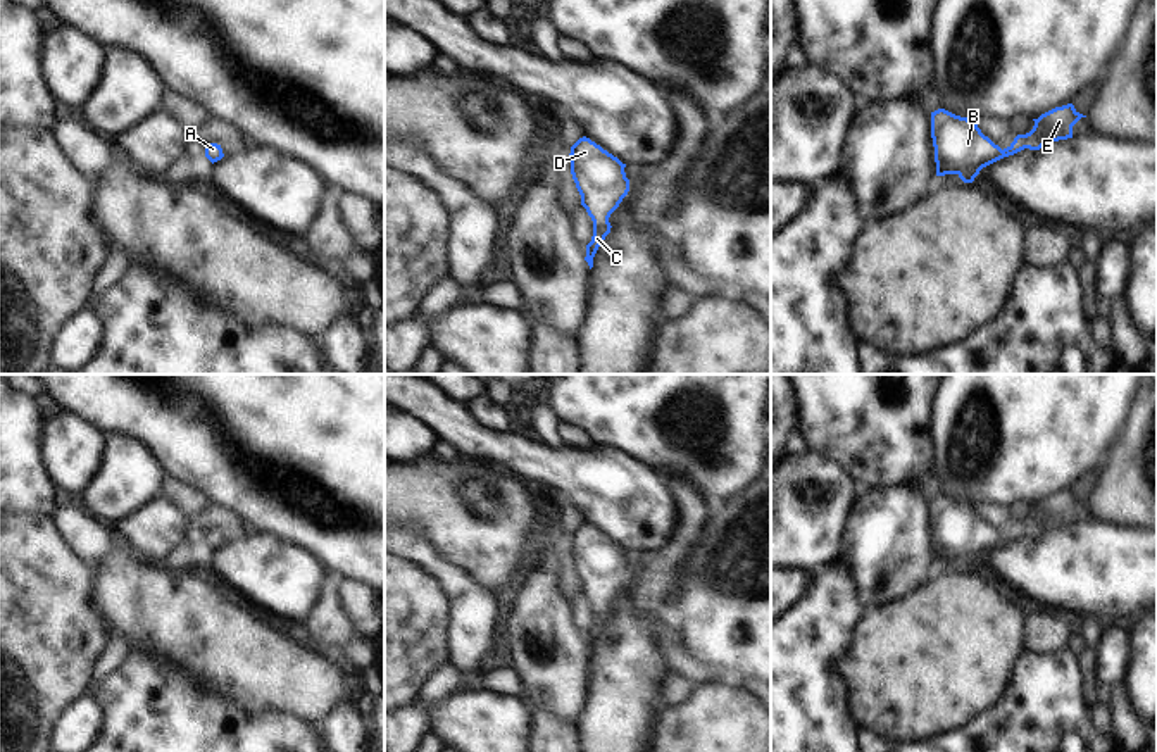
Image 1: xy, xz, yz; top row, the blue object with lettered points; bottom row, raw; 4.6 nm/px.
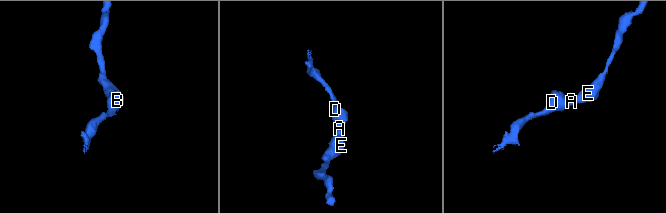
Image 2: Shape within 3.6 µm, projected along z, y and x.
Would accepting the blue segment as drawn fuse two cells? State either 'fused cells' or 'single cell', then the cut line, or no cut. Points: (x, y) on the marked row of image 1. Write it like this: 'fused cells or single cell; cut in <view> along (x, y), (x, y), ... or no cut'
single cell; no cut

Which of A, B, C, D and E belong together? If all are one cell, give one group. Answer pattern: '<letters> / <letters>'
A B C D E

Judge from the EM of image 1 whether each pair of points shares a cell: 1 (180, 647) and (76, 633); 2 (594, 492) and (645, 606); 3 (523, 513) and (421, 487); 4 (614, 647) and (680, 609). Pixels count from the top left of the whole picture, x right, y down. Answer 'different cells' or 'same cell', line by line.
1: different cells
2: different cells
3: same cell
4: different cells

